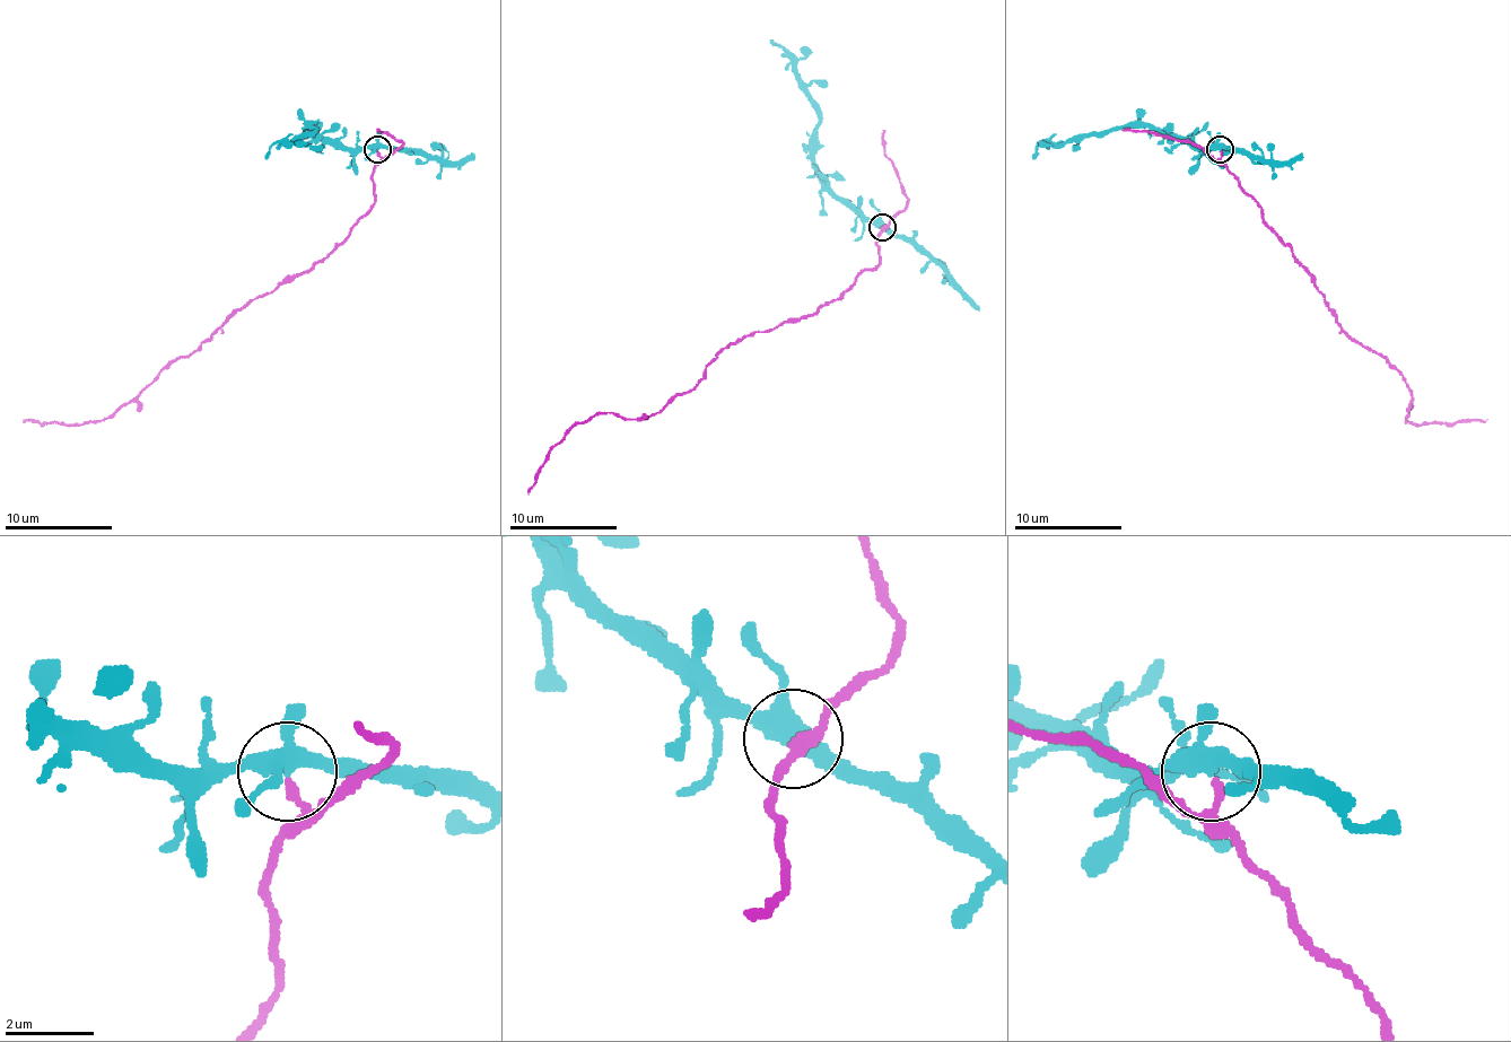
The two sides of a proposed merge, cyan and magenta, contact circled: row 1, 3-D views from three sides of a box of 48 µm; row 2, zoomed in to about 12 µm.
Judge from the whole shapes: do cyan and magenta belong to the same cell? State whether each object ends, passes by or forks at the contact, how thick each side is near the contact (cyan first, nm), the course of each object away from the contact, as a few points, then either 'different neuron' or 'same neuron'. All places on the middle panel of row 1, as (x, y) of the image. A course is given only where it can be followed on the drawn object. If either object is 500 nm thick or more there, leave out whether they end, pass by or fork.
cyan forks; magenta ends; calibres 400 and 170 nm; course cyan (882, 226), (864, 220), (839, 196), (815, 162), (815, 99), (796, 70), (796, 62), (769, 41); course magenta (882, 226), (880, 261), (829, 304), (732, 342), (660, 411), (578, 422), (527, 495); different neuron

